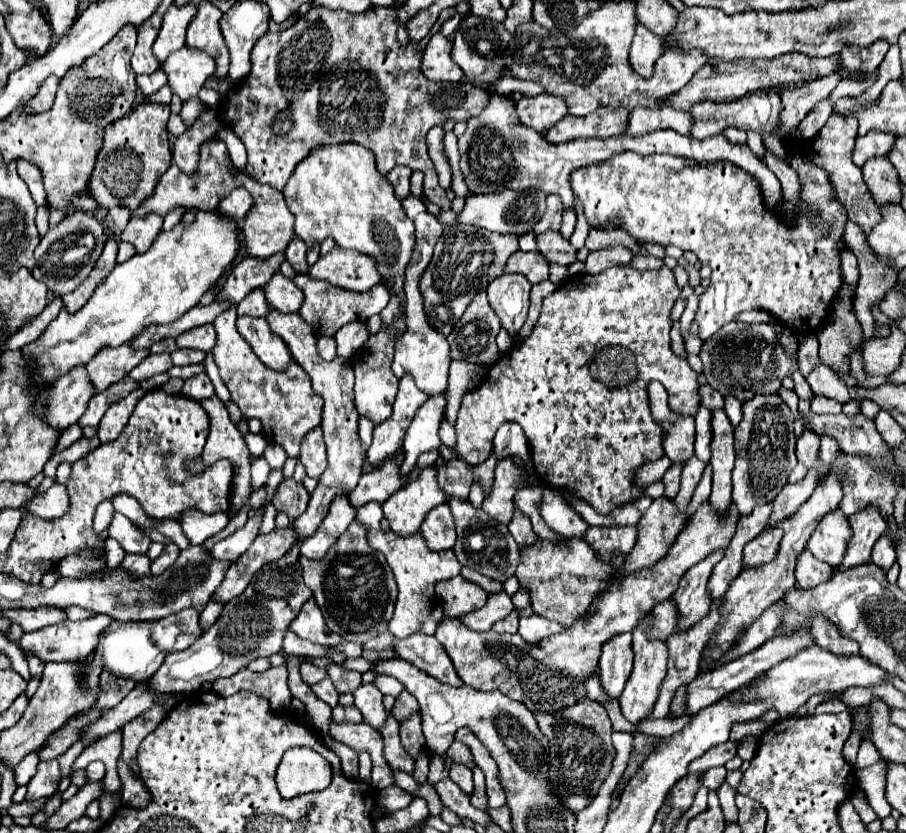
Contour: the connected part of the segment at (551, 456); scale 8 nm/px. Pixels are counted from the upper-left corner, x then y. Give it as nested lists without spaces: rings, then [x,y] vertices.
[[[615,266],[615,268],[607,268],[607,272],[601,272],[601,274],[575,274],[575,276],[569,276],[553,294],[549,294],[545,300],[543,300],[543,306],[541,306],[541,314],[539,314],[539,320],[531,332],[529,338],[521,340],[513,350],[509,350],[505,356],[501,356],[489,370],[487,370],[487,376],[485,380],[469,390],[465,396],[463,396],[463,404],[461,404],[461,410],[459,410],[459,418],[457,418],[457,424],[455,424],[455,430],[457,430],[457,450],[455,454],[449,450],[449,448],[441,448],[441,456],[445,460],[451,460],[451,458],[461,458],[465,460],[469,466],[479,466],[483,464],[489,454],[491,454],[491,448],[493,448],[493,436],[495,432],[499,430],[501,424],[505,422],[517,422],[525,436],[527,436],[527,444],[529,444],[529,456],[531,456],[531,464],[535,466],[537,470],[537,476],[547,482],[549,486],[553,488],[561,488],[561,490],[569,490],[573,494],[579,494],[587,504],[591,504],[597,512],[611,512],[613,508],[619,508],[623,504],[631,504],[635,502],[635,498],[641,494],[641,490],[637,490],[635,486],[635,472],[639,466],[643,466],[645,462],[653,462],[653,460],[659,460],[665,456],[663,452],[663,436],[665,436],[665,430],[663,426],[651,416],[651,408],[649,408],[649,396],[647,396],[647,386],[649,382],[653,380],[659,380],[667,394],[669,394],[669,408],[675,412],[675,414],[687,414],[687,416],[695,416],[695,412],[699,410],[699,404],[701,404],[701,396],[699,396],[699,382],[697,382],[697,374],[691,370],[689,362],[683,360],[683,358],[677,358],[673,352],[671,352],[671,346],[669,346],[669,330],[671,330],[671,310],[673,310],[673,304],[675,300],[679,298],[681,290],[675,282],[675,276],[673,276],[673,270],[669,270],[667,266],[663,266],[661,270],[655,270],[655,272],[639,272],[639,270],[633,270],[631,266]]]

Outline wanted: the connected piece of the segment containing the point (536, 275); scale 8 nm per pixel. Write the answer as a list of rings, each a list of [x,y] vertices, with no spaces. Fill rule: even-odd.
[[[517,250],[509,256],[505,272],[523,274],[523,276],[527,276],[527,280],[531,280],[531,284],[537,284],[537,282],[549,278],[549,262],[541,252]]]

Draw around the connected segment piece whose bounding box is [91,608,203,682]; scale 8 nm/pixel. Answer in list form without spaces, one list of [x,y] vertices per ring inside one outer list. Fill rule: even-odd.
[[[187,608],[183,612],[171,614],[157,622],[117,622],[115,620],[115,624],[101,634],[91,668],[103,666],[105,670],[119,670],[121,678],[131,678],[135,682],[149,680],[159,670],[167,654],[189,648],[201,634],[203,634],[203,628],[199,628],[199,612],[195,612],[195,608]]]

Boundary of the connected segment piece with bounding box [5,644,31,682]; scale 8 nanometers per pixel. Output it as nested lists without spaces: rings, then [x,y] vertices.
[[[13,644],[13,650],[11,650],[11,652],[5,652],[5,654],[7,654],[9,660],[11,660],[11,668],[13,668],[15,672],[19,672],[19,674],[25,678],[25,682],[29,682],[29,680],[31,680],[31,674],[29,674],[29,666],[25,664],[27,658],[25,658],[25,654],[21,652],[21,648]]]

